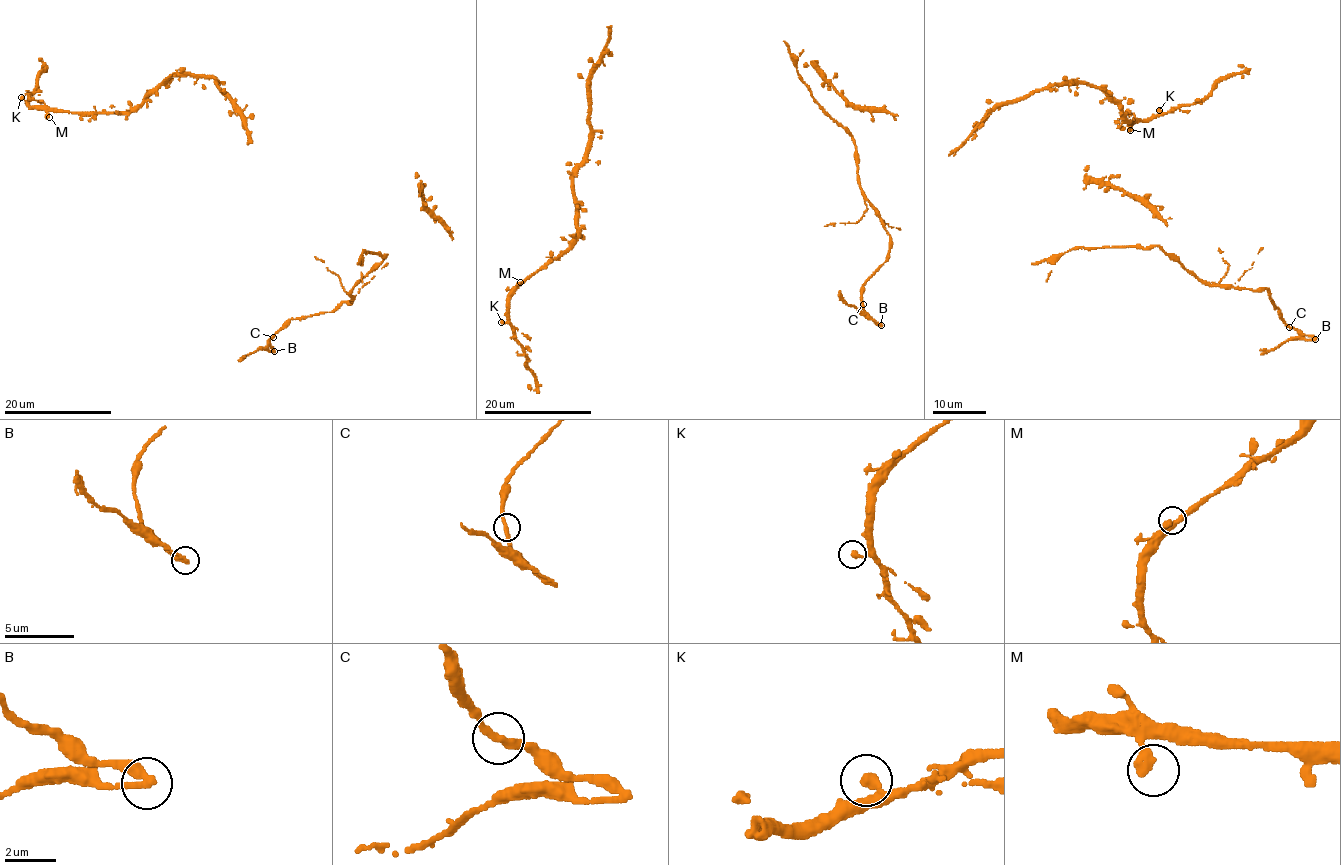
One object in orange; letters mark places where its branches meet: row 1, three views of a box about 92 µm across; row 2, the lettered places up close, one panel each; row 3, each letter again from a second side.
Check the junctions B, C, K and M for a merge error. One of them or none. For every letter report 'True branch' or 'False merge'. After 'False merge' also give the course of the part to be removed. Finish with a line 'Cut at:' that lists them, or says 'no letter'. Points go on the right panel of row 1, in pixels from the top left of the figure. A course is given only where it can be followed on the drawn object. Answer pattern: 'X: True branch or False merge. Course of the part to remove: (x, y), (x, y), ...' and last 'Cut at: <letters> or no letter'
B: False merge. Course of the part to remove: (1314, 339), (1290, 338), (1260, 354)
C: True branch
K: True branch
M: True branch
Cut at: B

